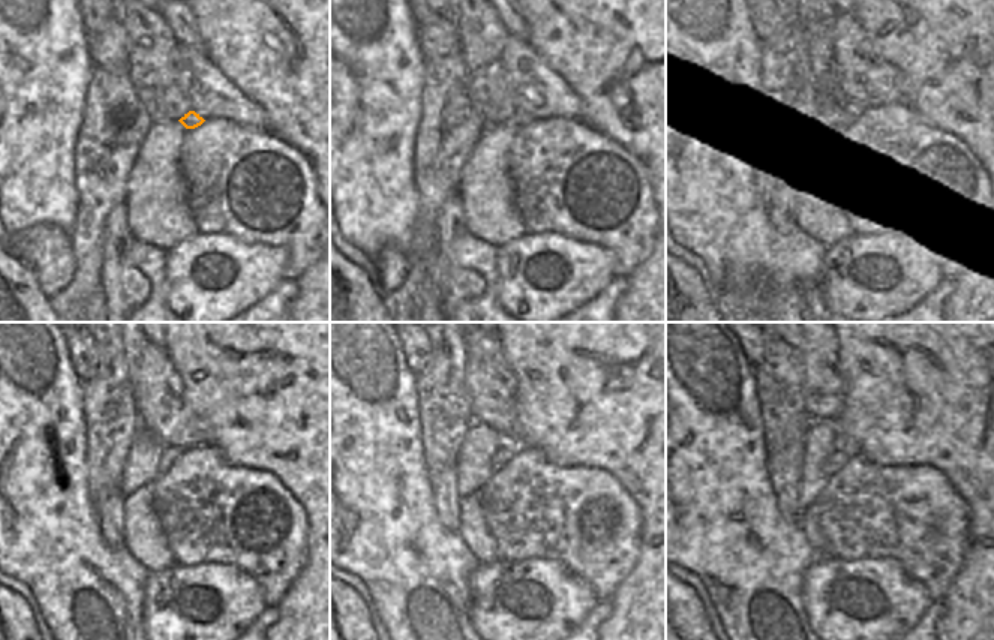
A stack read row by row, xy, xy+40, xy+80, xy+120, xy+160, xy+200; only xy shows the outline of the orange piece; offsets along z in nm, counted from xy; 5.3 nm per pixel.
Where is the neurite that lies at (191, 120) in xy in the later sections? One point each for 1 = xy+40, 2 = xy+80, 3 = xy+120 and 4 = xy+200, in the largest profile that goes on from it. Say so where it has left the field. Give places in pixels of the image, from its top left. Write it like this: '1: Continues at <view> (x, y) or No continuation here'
1: Continues at xy+40 (517, 122)
2: Continues at xy+80 (850, 116)
3: Continues at xy+120 (170, 454)
4: Continues at xy+200 (835, 460).

